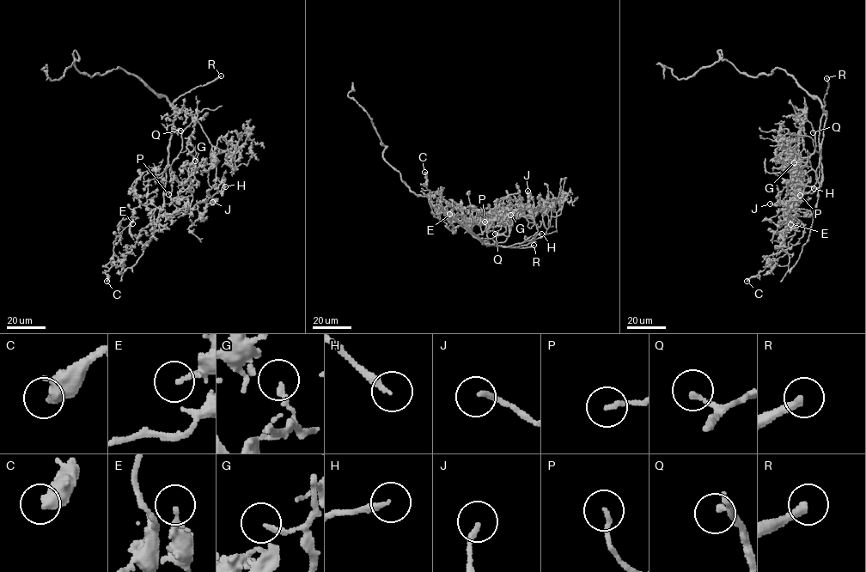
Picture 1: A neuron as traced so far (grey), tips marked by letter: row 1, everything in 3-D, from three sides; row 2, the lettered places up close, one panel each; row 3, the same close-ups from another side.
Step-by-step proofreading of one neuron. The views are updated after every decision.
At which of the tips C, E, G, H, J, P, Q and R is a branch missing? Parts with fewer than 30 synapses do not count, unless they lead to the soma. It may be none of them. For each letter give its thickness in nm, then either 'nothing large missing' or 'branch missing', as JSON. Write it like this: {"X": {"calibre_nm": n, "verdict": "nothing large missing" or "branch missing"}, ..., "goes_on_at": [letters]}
{"C": {"calibre_nm": 360, "verdict": "nothing large missing"}, "E": {"calibre_nm": 180, "verdict": "nothing large missing"}, "G": {"calibre_nm": 170, "verdict": "nothing large missing"}, "H": {"calibre_nm": 240, "verdict": "branch missing"}, "J": {"calibre_nm": 190, "verdict": "nothing large missing"}, "P": {"calibre_nm": 150, "verdict": "branch missing"}, "Q": {"calibre_nm": 190, "verdict": "branch missing"}, "R": {"calibre_nm": 280, "verdict": "branch missing"}, "goes_on_at": ["H", "P", "Q", "R"]}

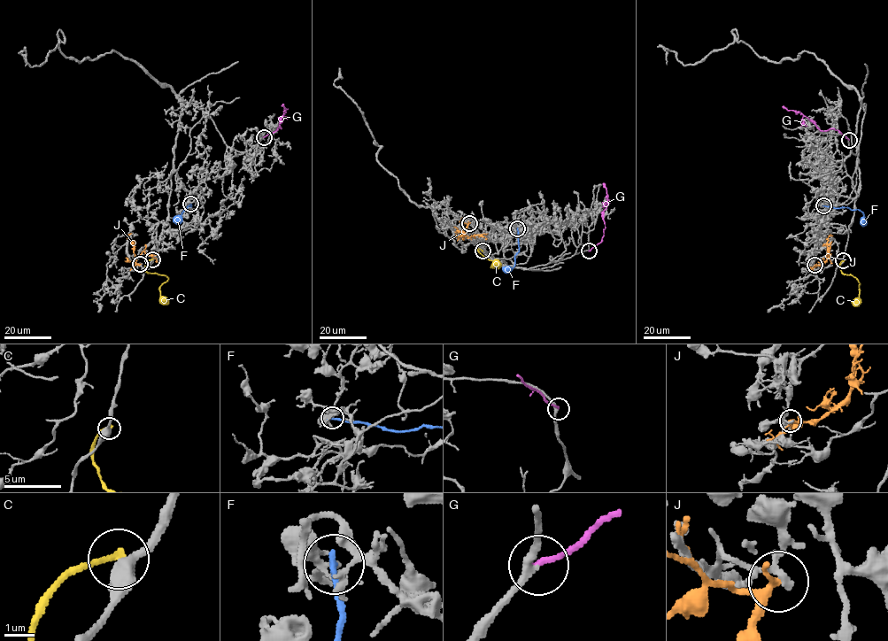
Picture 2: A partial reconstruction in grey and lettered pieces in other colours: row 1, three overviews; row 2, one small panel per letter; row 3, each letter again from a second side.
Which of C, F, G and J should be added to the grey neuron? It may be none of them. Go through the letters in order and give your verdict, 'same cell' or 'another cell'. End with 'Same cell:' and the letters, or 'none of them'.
C: another cell
F: another cell
G: same cell
J: another cell
Same cell: G

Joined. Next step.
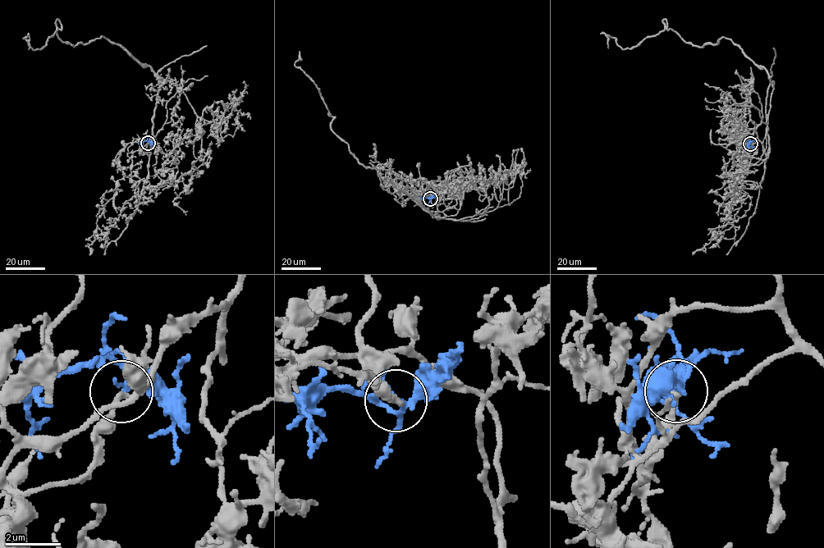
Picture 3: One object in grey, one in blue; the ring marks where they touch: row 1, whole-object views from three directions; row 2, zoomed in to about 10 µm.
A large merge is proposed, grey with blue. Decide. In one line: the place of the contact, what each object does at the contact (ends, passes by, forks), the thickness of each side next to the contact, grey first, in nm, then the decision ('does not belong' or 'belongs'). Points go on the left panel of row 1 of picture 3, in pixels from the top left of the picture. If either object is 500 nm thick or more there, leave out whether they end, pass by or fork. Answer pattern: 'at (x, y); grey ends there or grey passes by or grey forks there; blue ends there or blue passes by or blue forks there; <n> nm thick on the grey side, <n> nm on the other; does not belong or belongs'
at (148, 143); grey ends there; blue forks there; 200 nm thick on the grey side, 160 nm on the other; belongs

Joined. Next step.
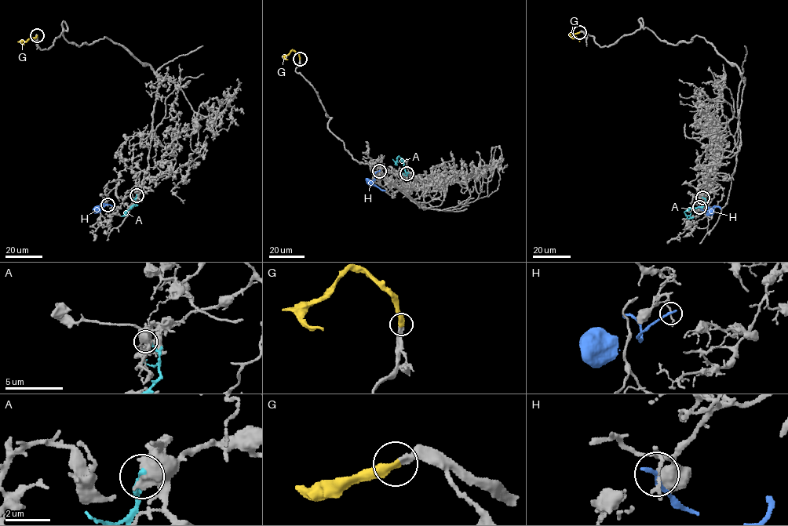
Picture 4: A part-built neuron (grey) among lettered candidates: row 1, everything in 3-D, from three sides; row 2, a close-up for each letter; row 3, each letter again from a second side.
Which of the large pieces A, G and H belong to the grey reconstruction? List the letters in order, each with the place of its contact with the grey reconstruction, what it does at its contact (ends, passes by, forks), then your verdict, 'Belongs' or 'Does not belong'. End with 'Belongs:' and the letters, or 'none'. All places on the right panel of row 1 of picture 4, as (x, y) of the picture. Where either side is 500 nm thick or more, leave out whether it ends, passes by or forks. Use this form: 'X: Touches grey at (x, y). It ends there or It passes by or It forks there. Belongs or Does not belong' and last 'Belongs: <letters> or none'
A: Touches grey at (702, 197). Does not belong
G: Touches grey at (579, 32). It ends there. Belongs
H: Touches grey at (699, 207). It ends there. Does not belong
Belongs: G

